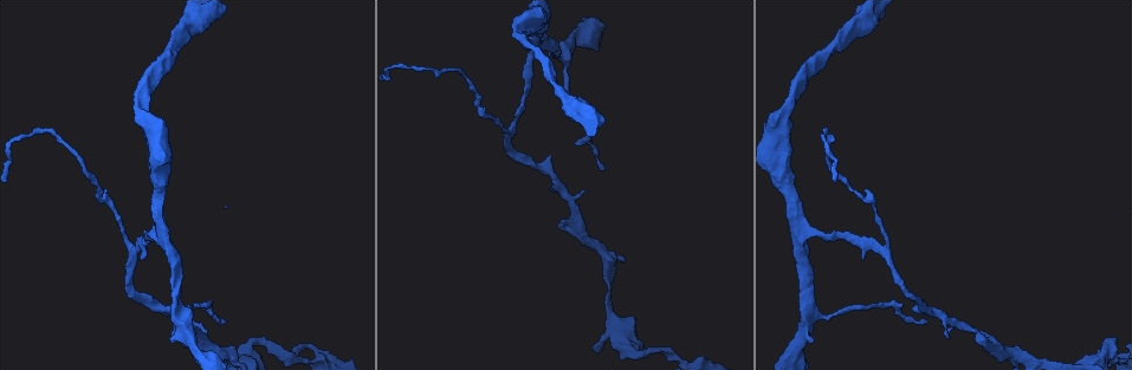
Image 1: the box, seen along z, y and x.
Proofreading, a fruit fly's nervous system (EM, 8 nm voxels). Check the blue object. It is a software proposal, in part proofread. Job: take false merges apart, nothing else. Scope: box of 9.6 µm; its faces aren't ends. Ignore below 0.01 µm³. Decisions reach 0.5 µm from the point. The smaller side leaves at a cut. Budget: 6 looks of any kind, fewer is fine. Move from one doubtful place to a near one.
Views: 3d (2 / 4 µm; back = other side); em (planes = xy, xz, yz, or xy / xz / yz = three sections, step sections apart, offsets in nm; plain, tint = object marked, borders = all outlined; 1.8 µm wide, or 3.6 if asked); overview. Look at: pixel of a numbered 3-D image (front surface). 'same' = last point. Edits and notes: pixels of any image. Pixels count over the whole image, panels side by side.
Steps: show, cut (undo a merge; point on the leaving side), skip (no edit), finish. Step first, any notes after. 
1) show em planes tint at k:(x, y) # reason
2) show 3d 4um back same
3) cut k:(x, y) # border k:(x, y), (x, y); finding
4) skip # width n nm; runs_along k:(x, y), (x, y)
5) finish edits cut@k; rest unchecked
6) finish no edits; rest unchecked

show 3d 2um at 1:(774, 127) # calibre changes

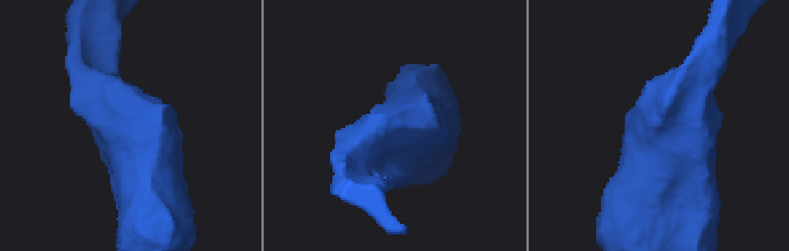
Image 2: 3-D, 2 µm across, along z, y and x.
show em xz step 16 tint at 2:(390, 129) # arm_widths 200, 500 nm

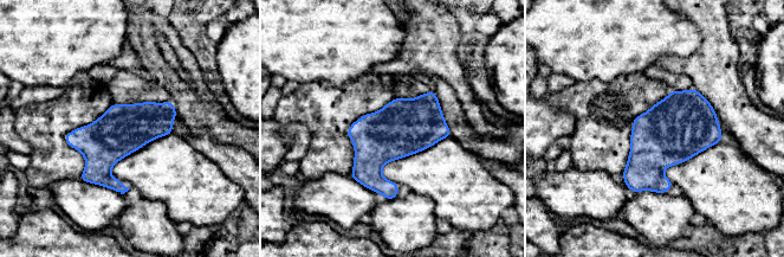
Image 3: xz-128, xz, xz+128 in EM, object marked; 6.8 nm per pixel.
show em planes borders same # cut it another way

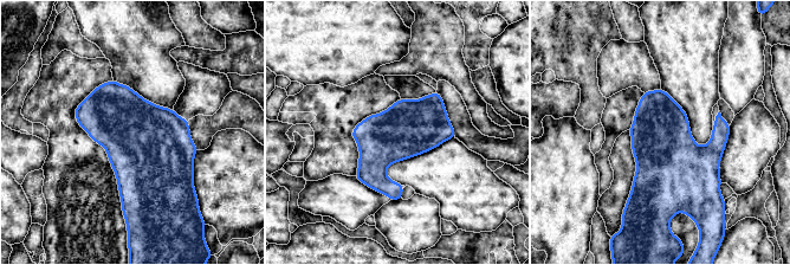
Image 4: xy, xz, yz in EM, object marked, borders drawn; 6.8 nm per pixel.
skip # all the same cell

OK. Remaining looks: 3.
show em 3.6um planes plain at 1:(511, 130) # three arms meet

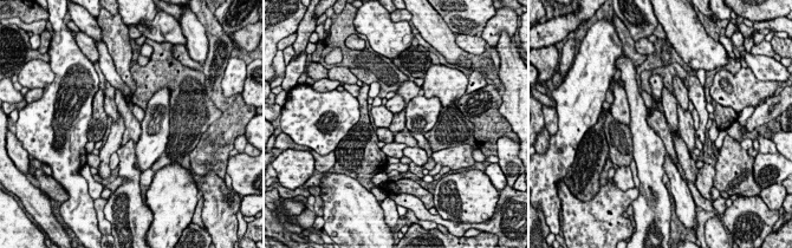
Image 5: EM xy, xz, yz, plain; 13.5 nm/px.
show em 3.6um planes tint same

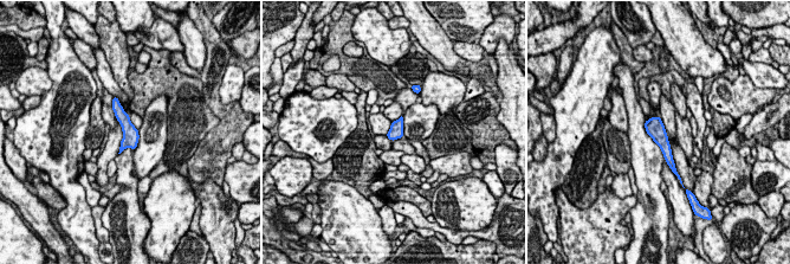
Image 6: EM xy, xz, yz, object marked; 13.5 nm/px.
skip # width 190 nm; runs_along 6:(116, 102), (130, 132), (133, 145); one cell here

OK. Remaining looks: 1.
show em xz step 8 tint at 1:(201, 343) # a fork

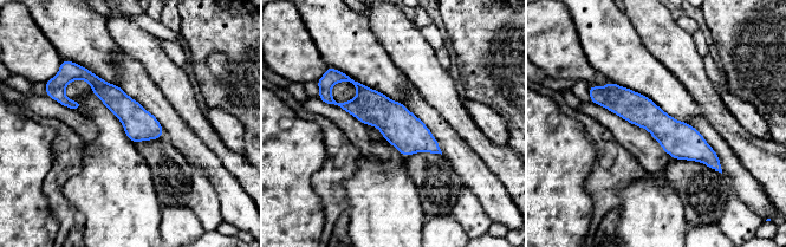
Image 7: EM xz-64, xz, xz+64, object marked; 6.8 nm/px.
skip # all the same cell

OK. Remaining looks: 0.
finish no edits; rest unchecked

